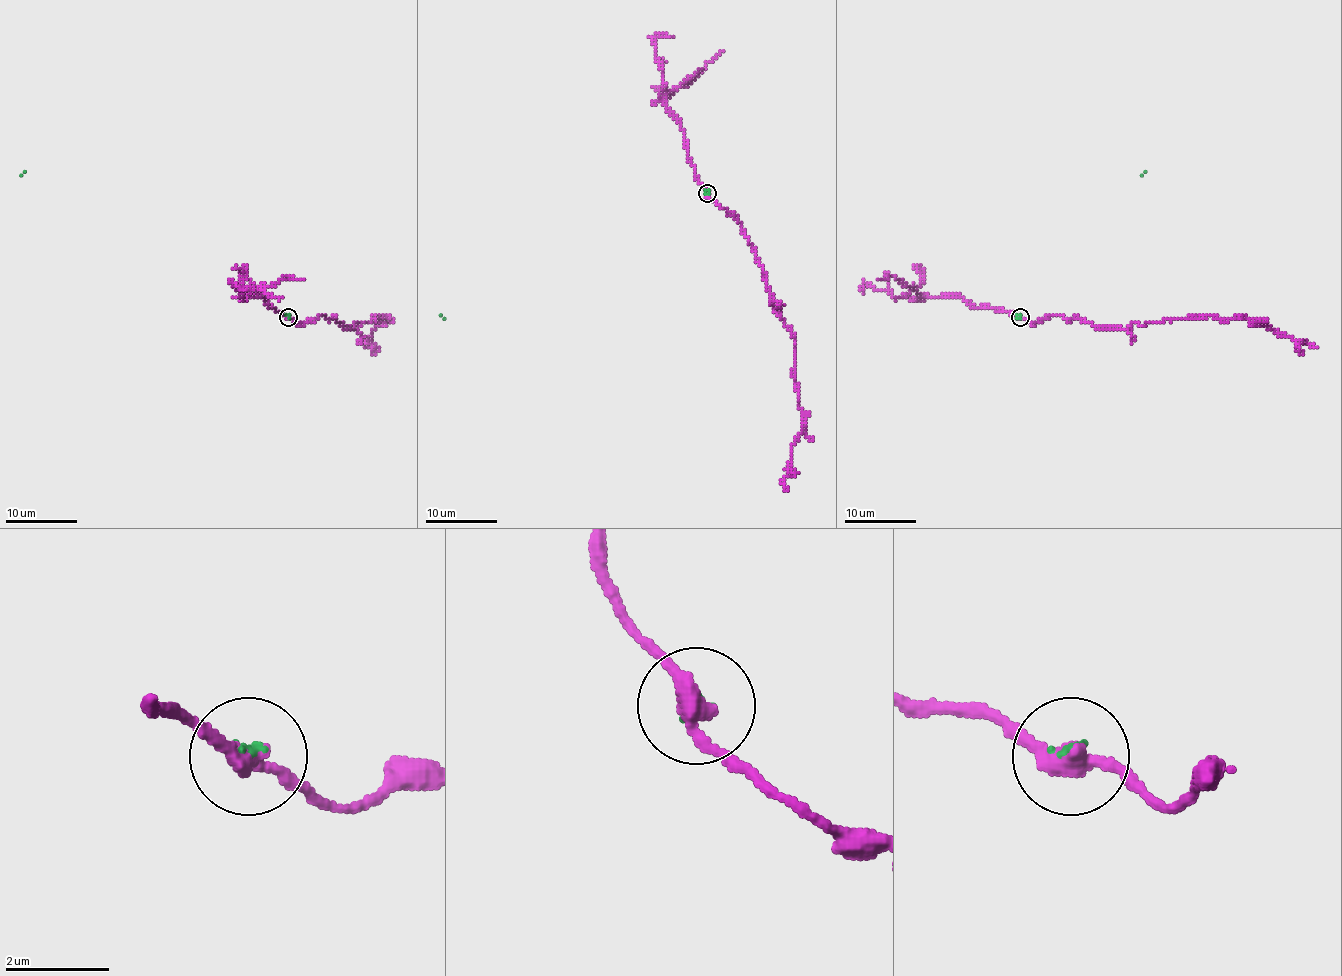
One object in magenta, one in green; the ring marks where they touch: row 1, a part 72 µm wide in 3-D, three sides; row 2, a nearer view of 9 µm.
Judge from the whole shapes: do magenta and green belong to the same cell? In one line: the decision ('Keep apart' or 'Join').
Keep apart

